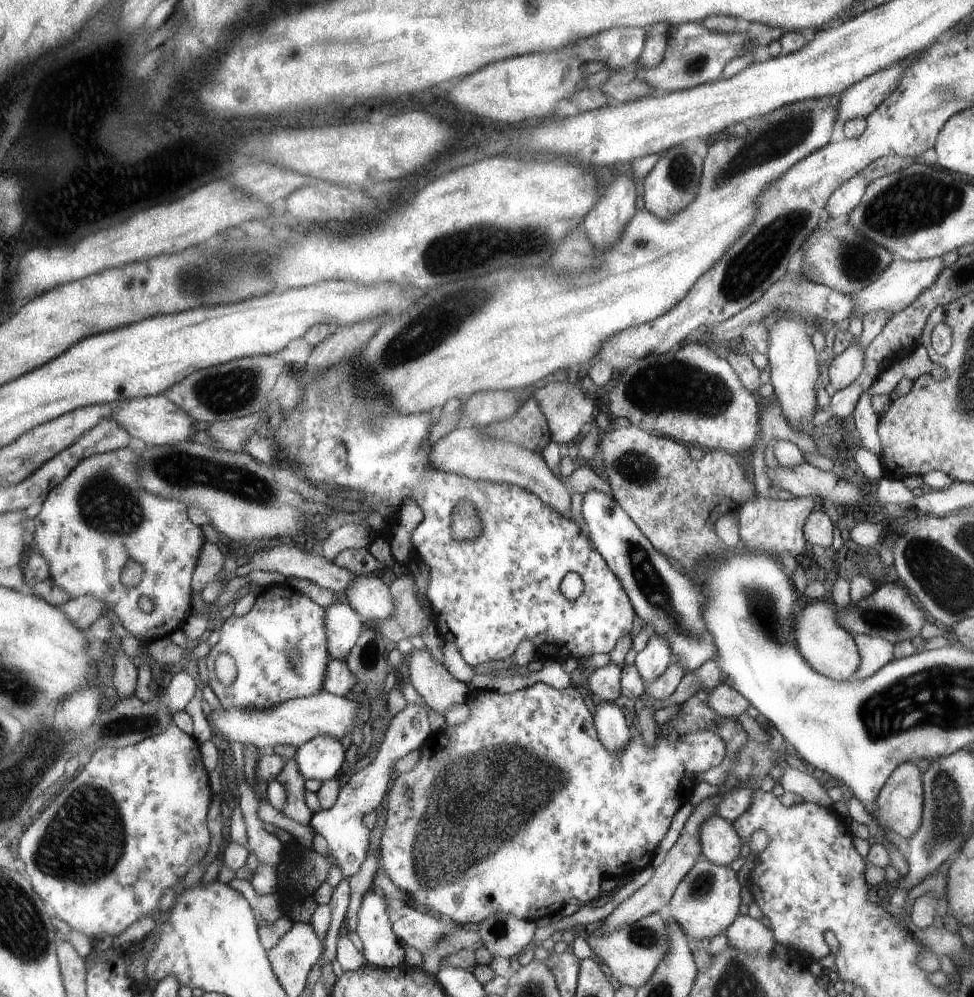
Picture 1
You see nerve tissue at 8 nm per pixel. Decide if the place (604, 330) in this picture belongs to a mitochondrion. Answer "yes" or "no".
no

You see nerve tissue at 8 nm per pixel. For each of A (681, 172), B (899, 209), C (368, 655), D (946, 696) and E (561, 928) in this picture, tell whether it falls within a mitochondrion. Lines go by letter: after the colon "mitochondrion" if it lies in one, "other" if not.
A: mitochondrion
B: mitochondrion
C: mitochondrion
D: mitochondrion
E: other

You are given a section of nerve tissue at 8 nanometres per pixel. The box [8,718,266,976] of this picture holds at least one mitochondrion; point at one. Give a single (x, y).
(82, 843)

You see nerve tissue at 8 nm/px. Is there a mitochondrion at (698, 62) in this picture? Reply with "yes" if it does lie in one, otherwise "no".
yes

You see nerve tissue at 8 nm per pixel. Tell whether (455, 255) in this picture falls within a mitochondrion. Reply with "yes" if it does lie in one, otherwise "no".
yes

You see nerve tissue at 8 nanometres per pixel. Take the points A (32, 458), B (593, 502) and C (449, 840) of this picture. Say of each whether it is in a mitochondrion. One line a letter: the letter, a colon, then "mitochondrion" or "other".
A: mitochondrion
B: other
C: mitochondrion

